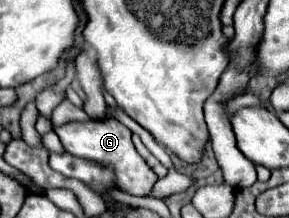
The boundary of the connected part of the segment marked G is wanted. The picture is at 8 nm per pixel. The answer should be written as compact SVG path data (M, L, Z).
M104 119L104 121L86 121L86 123L64 123L54 129L54 133L60 137L64 149L76 157L92 159L102 165L108 165L114 171L116 183L122 191L130 195L150 195L154 183L158 181L156 173L146 165L146 161L138 155L134 143L132 143L132 133L126 129L120 121L116 119Z

